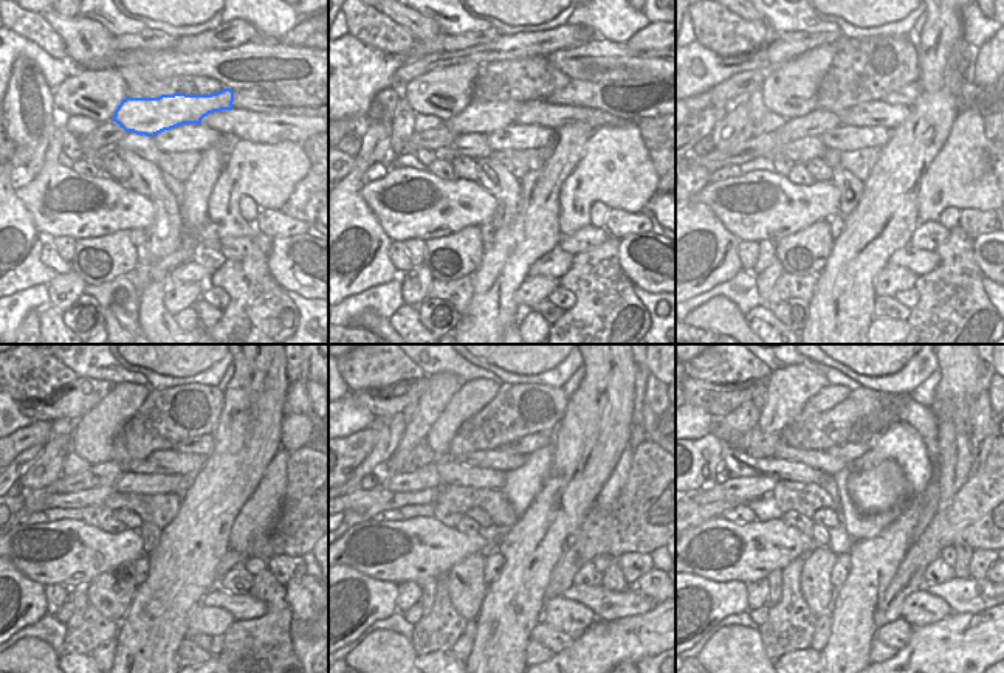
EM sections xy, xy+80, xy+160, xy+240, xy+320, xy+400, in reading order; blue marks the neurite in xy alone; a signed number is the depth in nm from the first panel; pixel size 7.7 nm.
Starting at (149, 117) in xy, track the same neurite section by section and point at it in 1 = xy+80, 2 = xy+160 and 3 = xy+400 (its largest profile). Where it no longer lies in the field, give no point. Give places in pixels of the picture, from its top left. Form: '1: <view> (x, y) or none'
1: xy+80 (481, 117)
2: xy+160 (818, 121)
3: xy+400 (739, 490)

